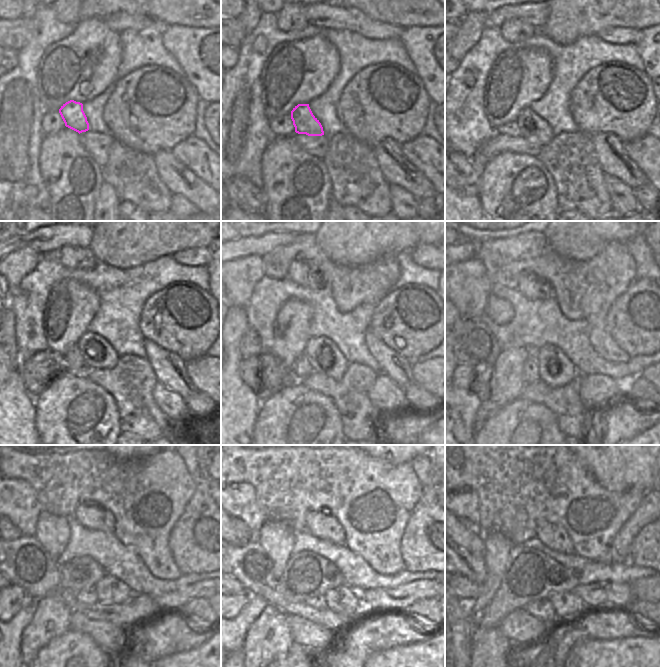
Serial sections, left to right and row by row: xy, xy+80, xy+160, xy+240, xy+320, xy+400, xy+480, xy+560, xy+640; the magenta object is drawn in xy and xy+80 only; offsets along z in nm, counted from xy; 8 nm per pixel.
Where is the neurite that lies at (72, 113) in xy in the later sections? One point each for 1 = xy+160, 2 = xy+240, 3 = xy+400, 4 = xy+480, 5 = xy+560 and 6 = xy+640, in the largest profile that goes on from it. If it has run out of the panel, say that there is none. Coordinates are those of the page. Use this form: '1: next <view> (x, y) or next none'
1: next xy+160 (532, 126)
2: next xy+240 (98, 354)
3: next xy+400 (555, 369)
4: next xy+480 (110, 590)
5: next xy+560 (343, 600)
6: next xy+640 (567, 606)

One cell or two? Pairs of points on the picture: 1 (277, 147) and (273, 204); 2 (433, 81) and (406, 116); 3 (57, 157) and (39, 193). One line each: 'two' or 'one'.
1: one
2: two
3: two

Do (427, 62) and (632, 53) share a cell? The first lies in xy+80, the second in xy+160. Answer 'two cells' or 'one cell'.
two cells

